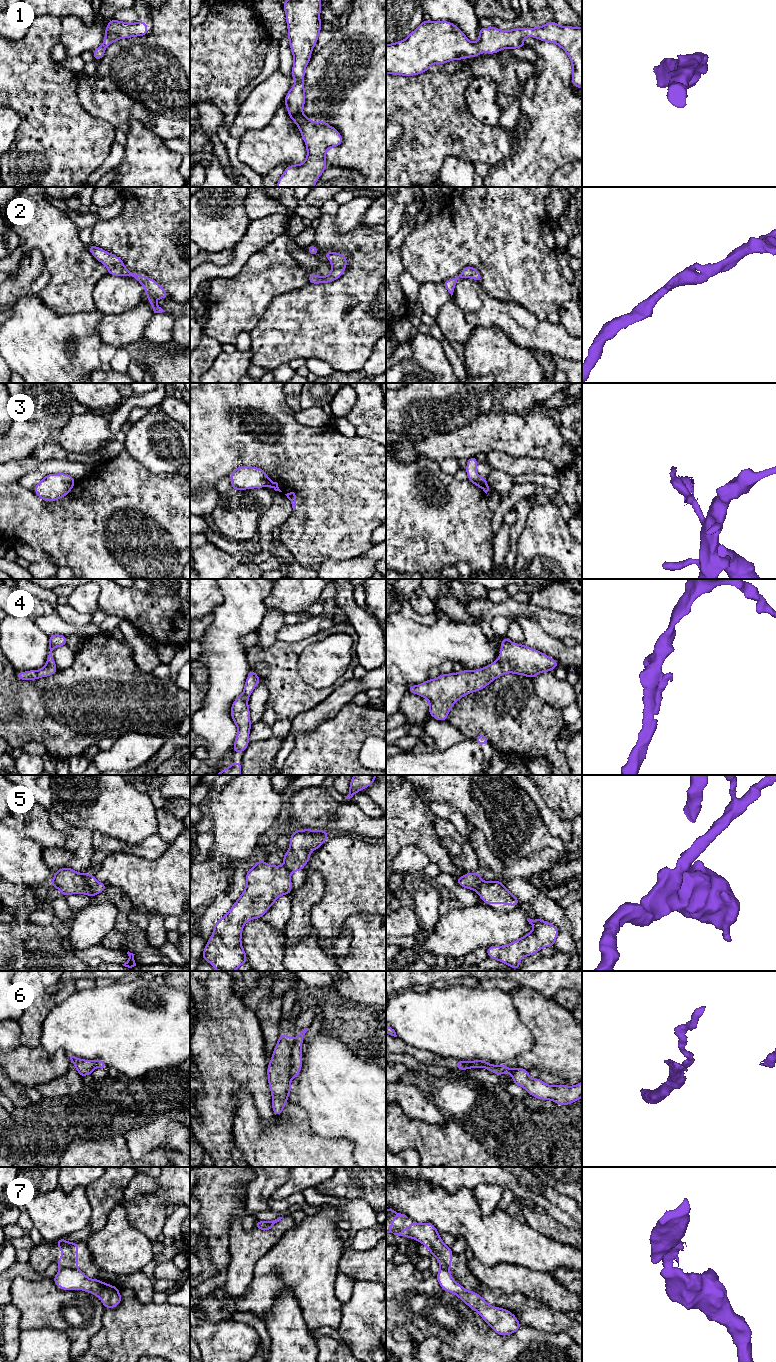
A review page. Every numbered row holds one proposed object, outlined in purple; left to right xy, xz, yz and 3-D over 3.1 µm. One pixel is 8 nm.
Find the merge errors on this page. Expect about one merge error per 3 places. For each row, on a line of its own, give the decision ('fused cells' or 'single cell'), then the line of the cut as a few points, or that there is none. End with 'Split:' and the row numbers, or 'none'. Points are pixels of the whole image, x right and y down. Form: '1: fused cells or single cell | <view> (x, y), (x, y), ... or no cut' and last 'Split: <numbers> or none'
1: single cell | no cut
2: single cell | no cut
3: fused cells | xz (268, 479), (269, 485)
4: single cell | no cut
5: fused cells | xy (83, 874), (94, 895)
6: fused cells | xz (294, 1041), (291, 1047), (290, 1076)
7: fused cells | xy (60, 1267), (77, 1269)
Split: 3, 5, 6, 7

